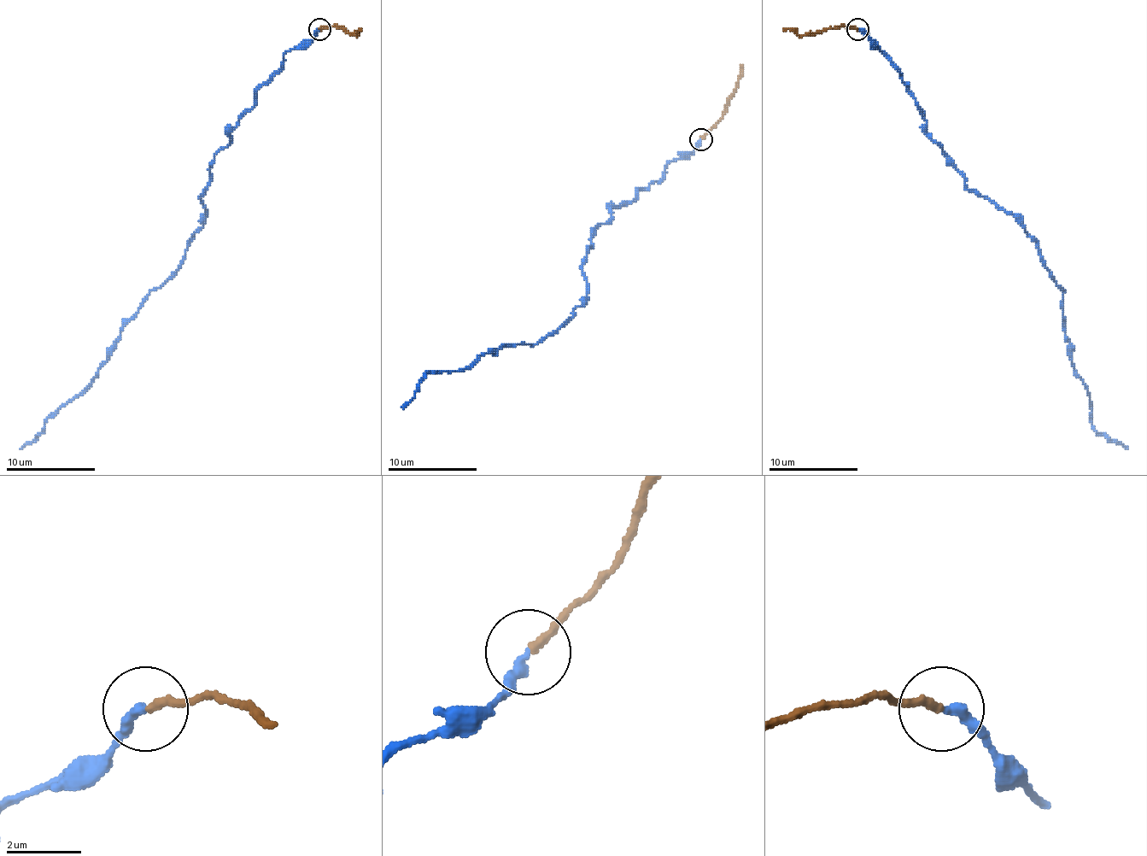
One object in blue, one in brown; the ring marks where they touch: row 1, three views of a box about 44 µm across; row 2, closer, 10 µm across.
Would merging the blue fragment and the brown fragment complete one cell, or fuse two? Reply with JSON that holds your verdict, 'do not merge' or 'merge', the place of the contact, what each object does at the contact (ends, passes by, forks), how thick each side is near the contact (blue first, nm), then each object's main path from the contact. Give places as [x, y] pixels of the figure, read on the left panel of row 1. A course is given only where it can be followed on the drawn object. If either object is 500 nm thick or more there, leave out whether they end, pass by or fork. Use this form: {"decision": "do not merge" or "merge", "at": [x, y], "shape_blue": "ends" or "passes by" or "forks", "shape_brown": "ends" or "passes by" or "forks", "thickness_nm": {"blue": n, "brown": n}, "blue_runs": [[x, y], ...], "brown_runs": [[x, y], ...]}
{"decision": "do not merge", "at": [319, 29], "shape_blue": "ends", "shape_brown": "ends", "thickness_nm": {"blue": 260, "brown": 240}, "blue_runs": [[318, 28], [283, 55], [213, 155], [205, 216], [180, 265], [122, 328], [98, 375], [20, 448]], "brown_runs": [[318, 28], [341, 28], [354, 35], [361, 31]]}

